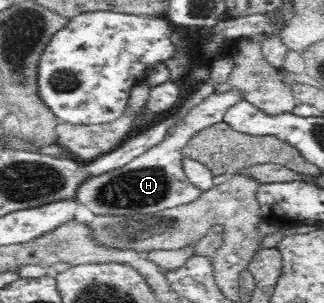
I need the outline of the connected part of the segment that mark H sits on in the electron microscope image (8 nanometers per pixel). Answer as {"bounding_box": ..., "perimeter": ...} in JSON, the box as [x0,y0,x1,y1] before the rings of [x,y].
{"bounding_box":[75,88,246,255],"perimeter":[[[239,88],[212,93],[192,108],[170,137],[164,139],[159,145],[137,156],[124,168],[86,179],[77,188],[75,199],[85,204],[94,213],[94,219],[85,223],[90,227],[90,237],[94,242],[105,247],[134,249],[145,255],[157,250],[178,250],[186,246],[194,246],[198,240],[206,236],[216,224],[212,224],[210,204],[204,204],[204,198],[201,197],[204,196],[203,190],[196,188],[182,169],[183,148],[196,132],[220,122],[231,106],[242,101],[246,101],[245,94]]]}

